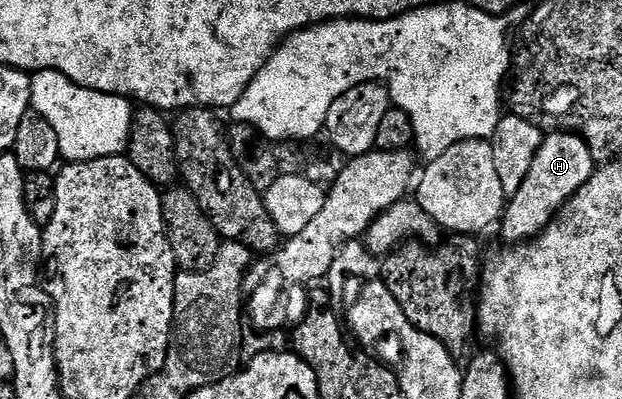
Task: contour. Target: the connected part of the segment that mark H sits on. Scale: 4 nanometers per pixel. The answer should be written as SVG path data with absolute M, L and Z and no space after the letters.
M547 132L543 137L525 182L517 194L510 197L504 207L499 230L509 244L524 243L534 239L547 228L567 200L575 196L592 176L597 162L592 158L582 135L564 132Z

